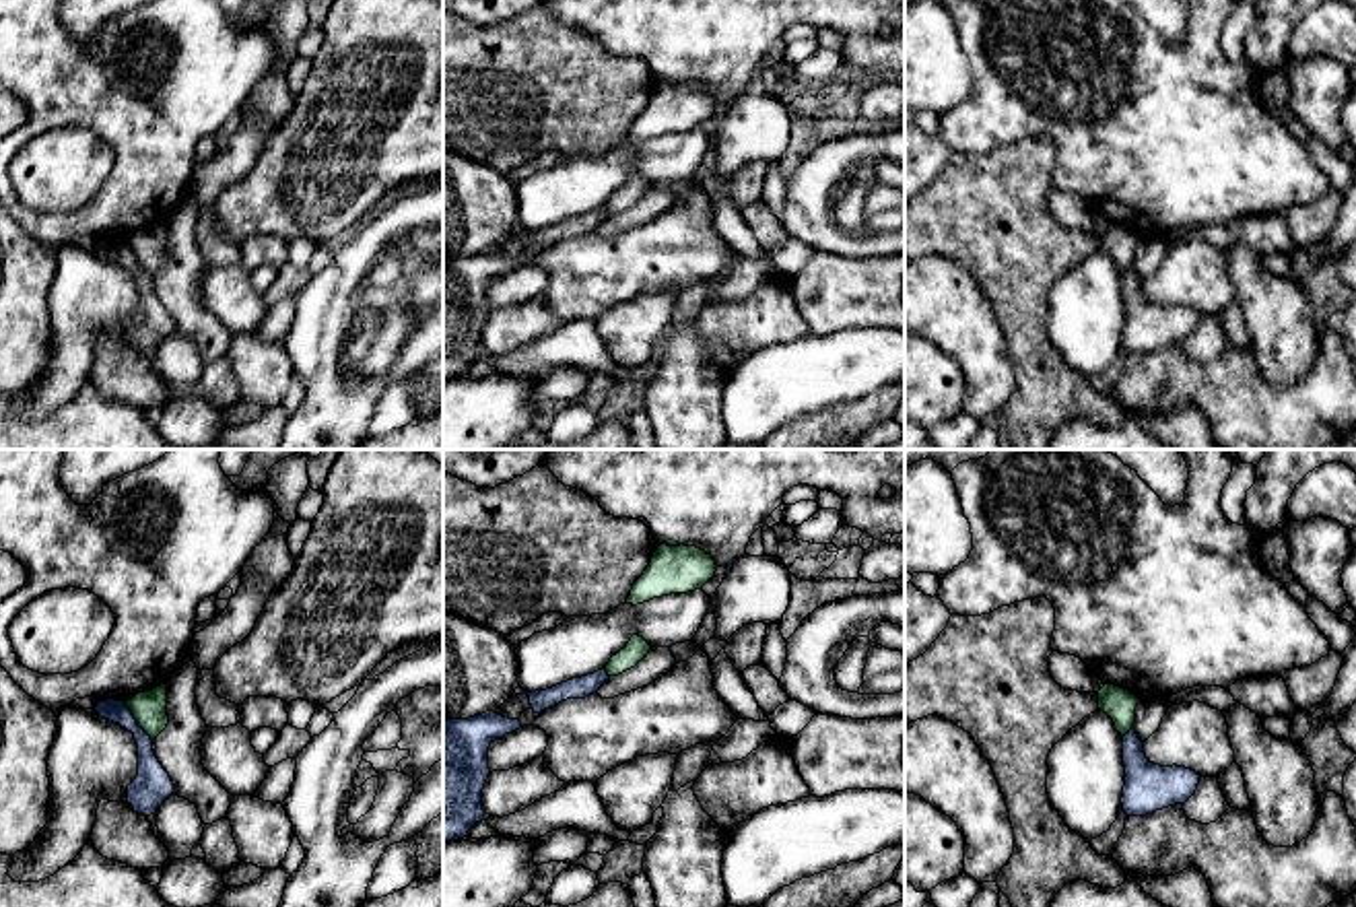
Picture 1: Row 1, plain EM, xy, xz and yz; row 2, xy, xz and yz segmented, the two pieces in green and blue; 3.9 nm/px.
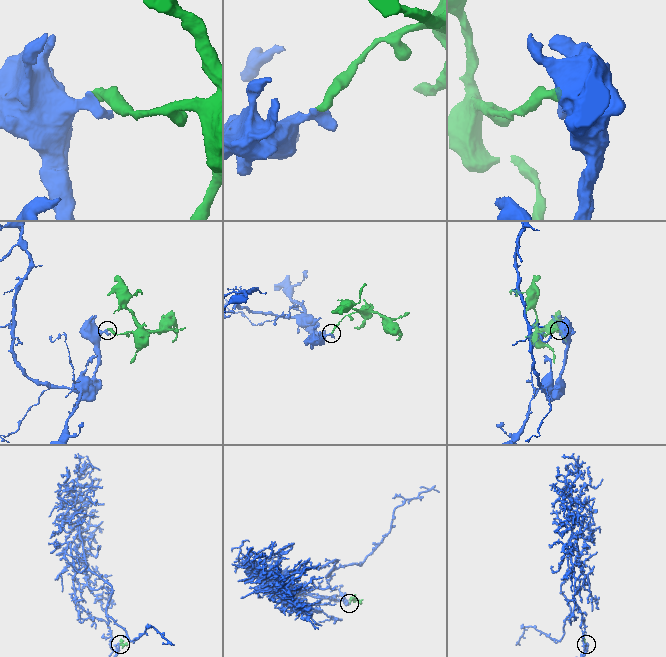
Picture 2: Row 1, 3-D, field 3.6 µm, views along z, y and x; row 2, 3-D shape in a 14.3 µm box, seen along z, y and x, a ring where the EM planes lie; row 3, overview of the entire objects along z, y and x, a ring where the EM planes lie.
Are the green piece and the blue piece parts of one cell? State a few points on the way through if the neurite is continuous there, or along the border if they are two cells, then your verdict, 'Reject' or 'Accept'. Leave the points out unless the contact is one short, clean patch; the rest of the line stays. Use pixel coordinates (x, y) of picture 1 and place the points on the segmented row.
Boundary: xy (124, 703), (151, 741). Reject

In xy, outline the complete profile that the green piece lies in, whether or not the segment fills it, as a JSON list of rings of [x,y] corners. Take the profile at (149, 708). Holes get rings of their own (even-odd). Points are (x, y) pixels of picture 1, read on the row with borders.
[[[167,684],[144,691],[126,701],[138,726],[155,740],[169,724]]]

